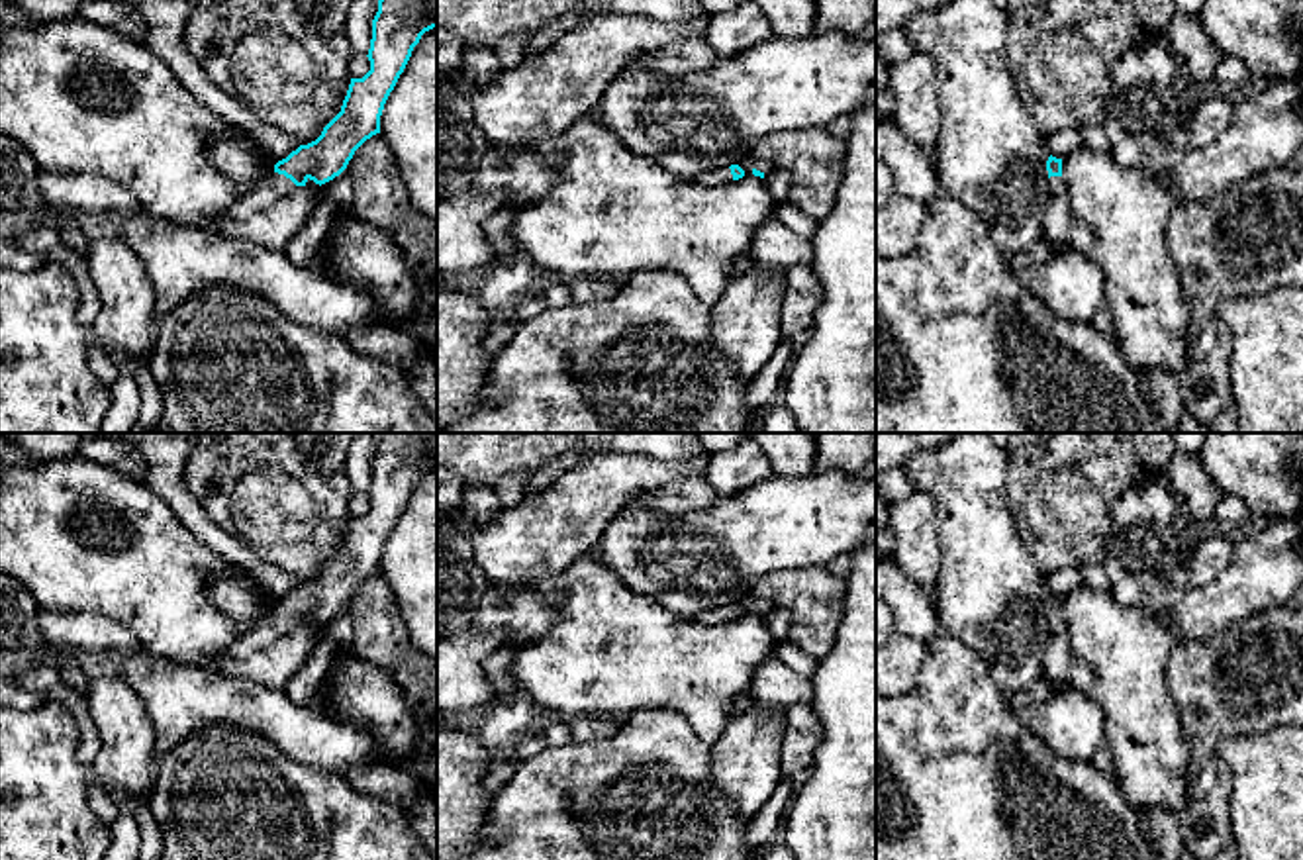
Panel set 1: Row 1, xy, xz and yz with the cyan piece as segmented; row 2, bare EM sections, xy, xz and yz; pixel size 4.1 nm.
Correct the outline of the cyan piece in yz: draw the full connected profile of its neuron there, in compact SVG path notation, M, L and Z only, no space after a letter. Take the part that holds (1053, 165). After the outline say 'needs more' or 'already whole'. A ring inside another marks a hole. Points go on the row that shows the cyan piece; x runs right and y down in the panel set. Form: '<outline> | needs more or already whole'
M1050 155L1046 161L1046 170L1050 198L1044 210L1042 241L1048 245L1064 247L1068 245L1072 212L1070 212L1070 194L1062 176L1062 159Z | needs more

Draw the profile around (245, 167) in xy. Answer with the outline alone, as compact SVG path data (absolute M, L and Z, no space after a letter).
M247 129L217 137L208 145L210 161L239 188L239 194L263 184L276 157Z

